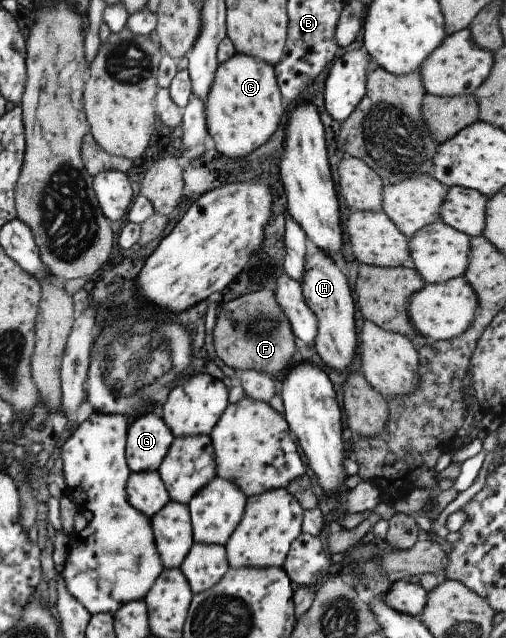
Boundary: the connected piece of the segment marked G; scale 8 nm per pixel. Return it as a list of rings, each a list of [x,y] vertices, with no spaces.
[[[159,413],[137,416],[126,429],[124,456],[129,471],[156,470],[173,438]]]

